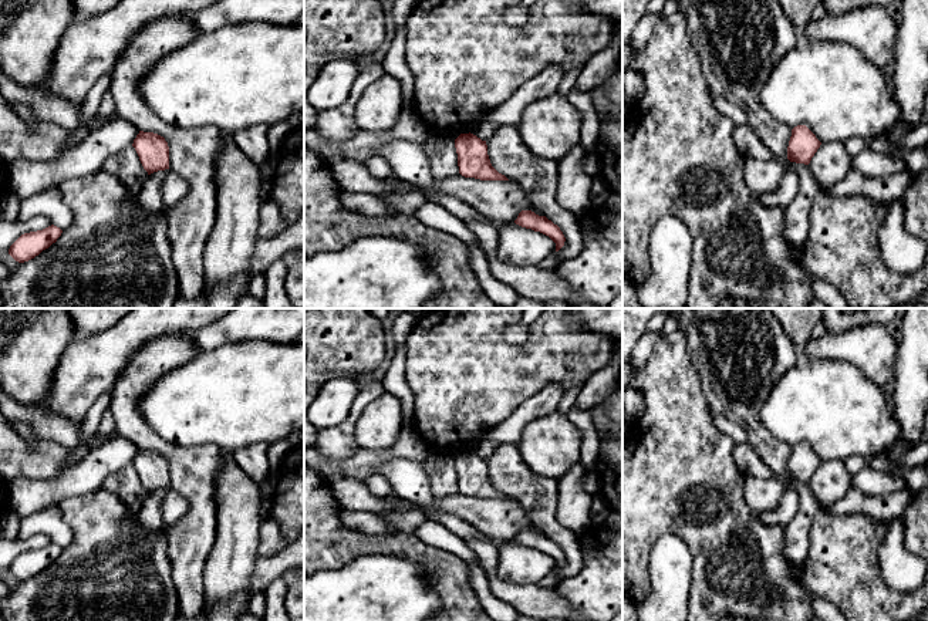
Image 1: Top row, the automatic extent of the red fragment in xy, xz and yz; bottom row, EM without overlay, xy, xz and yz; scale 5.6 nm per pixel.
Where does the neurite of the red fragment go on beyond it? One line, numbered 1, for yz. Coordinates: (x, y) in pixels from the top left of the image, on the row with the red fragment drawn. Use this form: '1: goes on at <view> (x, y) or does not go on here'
1: does not go on here

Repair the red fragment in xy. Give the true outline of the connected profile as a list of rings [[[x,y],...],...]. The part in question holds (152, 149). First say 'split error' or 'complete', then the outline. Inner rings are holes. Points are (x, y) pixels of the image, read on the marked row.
complete | [[[139,131],[132,146],[148,175],[169,169],[169,146],[163,136]]]

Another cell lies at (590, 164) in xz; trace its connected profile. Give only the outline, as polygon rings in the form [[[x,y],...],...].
[[[595,152],[584,155],[581,169],[590,179],[600,178],[600,158]]]

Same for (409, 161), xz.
[[[428,129],[422,142],[389,141],[375,151],[375,155],[388,161],[394,176],[415,188],[431,189],[432,172],[429,155],[425,151],[428,144],[452,142],[459,134],[432,132]]]

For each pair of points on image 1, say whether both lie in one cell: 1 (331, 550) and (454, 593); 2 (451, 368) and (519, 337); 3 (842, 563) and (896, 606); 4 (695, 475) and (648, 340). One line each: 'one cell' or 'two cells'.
1: one cell
2: two cells
3: one cell
4: two cells

